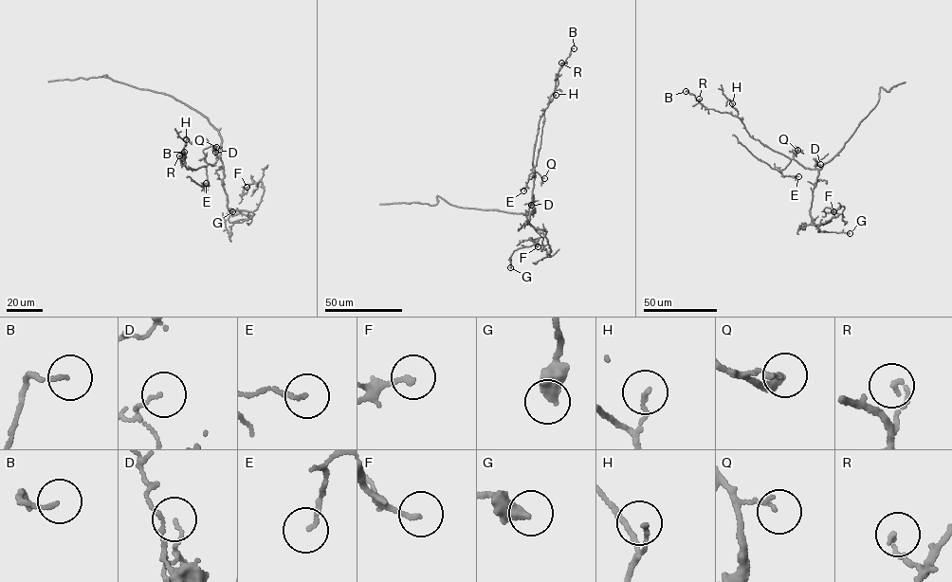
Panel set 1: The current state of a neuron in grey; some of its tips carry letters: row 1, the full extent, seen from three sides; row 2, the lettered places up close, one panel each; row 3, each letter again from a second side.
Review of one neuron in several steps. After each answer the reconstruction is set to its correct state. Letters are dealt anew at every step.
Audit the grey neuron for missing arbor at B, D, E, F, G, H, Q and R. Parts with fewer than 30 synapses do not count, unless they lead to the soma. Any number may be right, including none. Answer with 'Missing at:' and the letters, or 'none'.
Missing at: none

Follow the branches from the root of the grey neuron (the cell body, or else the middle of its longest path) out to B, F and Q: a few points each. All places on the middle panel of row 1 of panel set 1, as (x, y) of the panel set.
B: (535, 211), (533, 163), (539, 122), (558, 85), (560, 68), (574, 48)
F: (535, 211), (533, 208), (527, 222), (542, 232), (551, 250), (547, 254), (541, 237), (534, 240), (538, 246)
Q: (535, 211), (532, 200), (535, 172), (544, 178)

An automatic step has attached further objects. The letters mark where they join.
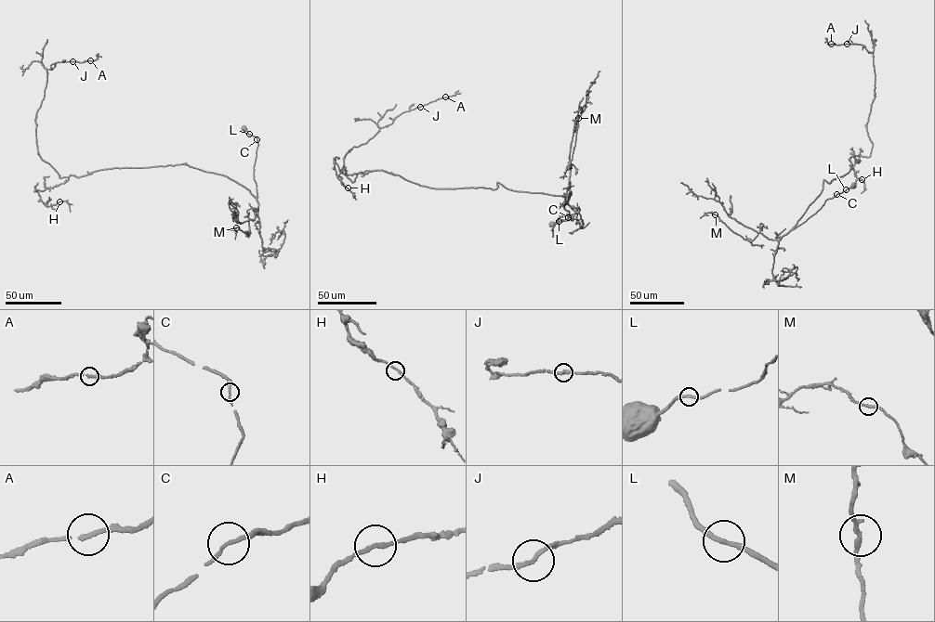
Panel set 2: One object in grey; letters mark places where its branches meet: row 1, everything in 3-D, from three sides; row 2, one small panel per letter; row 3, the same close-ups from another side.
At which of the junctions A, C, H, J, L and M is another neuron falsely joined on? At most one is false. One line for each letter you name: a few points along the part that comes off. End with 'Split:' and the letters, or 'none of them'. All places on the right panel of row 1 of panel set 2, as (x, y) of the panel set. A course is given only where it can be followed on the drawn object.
Split: none of them

